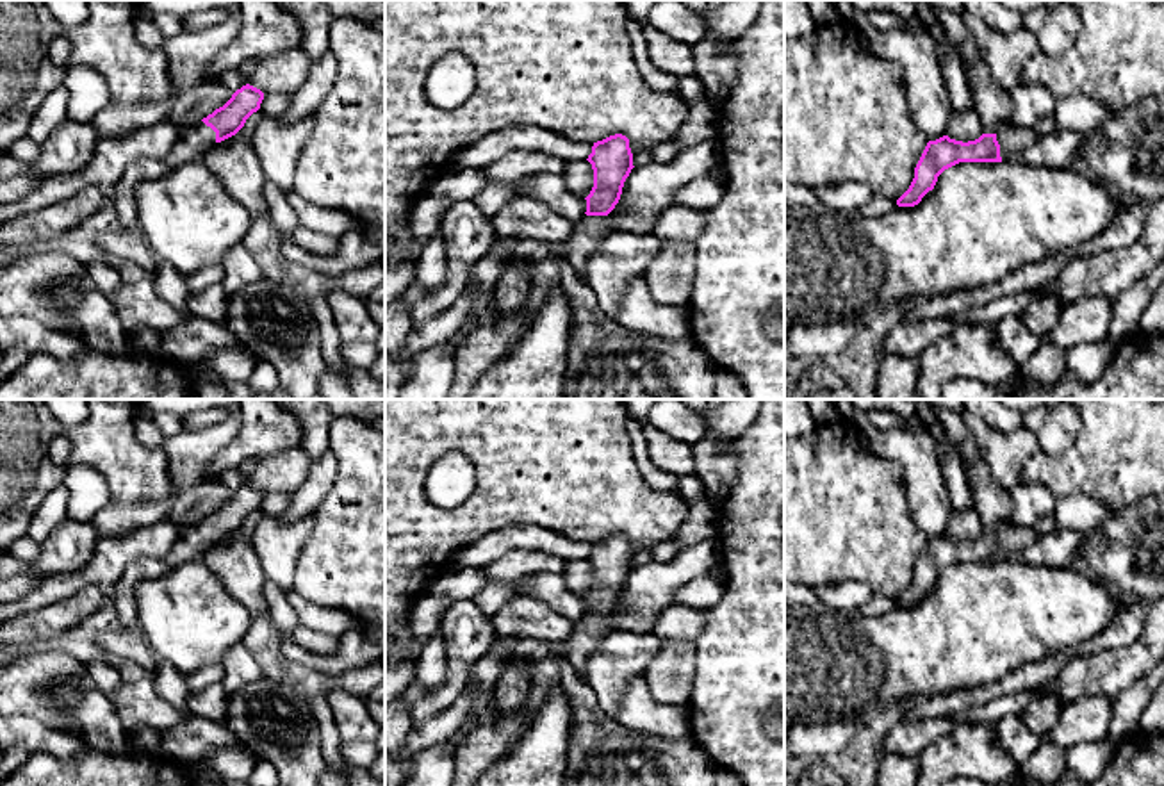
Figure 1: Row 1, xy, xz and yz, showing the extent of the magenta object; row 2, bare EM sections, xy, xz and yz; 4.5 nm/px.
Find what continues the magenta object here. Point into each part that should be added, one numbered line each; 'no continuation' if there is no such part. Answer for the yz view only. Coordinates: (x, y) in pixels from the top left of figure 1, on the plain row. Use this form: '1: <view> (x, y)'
1: yz (1013, 539)

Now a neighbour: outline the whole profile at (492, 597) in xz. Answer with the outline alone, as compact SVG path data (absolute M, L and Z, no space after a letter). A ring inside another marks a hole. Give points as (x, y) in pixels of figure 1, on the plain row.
M529 576L506 583L490 583L472 597L472 601L487 617L492 618L501 608L519 595L519 586L528 579Z

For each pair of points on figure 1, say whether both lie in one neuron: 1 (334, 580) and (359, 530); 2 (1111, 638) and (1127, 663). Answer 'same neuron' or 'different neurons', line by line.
1: same neuron
2: different neurons

